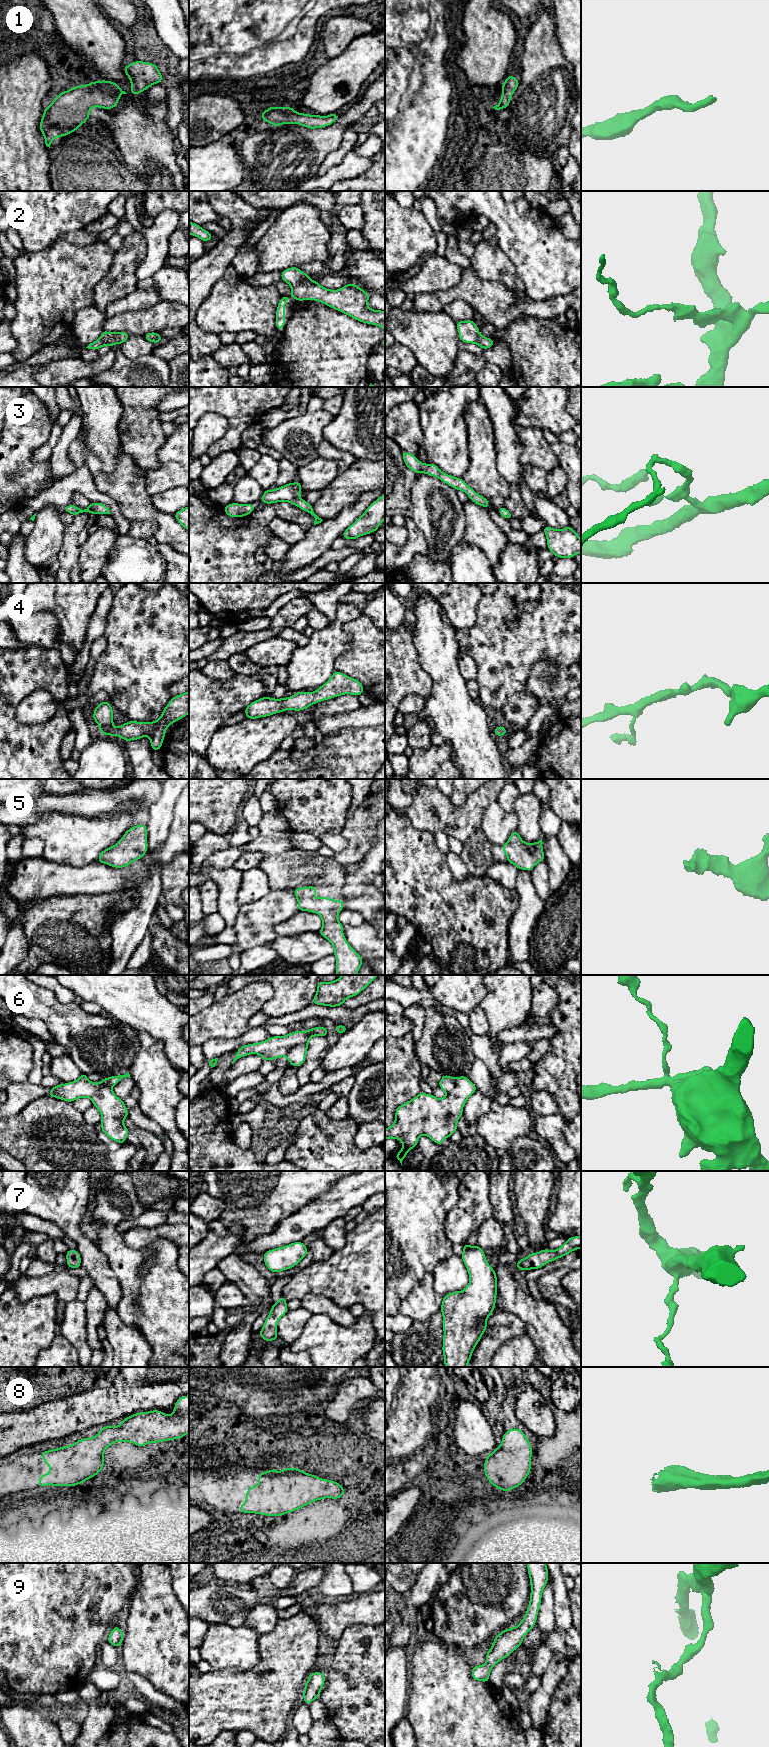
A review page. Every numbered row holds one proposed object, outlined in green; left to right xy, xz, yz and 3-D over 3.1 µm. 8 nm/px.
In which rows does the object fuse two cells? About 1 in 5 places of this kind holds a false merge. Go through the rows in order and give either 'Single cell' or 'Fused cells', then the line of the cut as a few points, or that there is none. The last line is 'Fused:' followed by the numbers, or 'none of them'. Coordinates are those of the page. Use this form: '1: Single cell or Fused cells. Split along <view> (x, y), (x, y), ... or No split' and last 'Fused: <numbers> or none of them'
1: Single cell. No split
2: Single cell. No split
3: Single cell. No split
4: Single cell. No split
5: Single cell. No split
6: Fused cells. Split along xz (307, 1043), (293, 1045), (284, 1055)
7: Single cell. No split
8: Single cell. No split
9: Single cell. No split
Fused: 6

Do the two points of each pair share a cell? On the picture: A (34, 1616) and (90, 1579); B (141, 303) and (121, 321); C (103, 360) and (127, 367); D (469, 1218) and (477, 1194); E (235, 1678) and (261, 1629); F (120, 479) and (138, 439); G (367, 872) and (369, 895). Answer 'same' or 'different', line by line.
A: same
B: different
C: different
D: same
E: different
F: different
G: different

